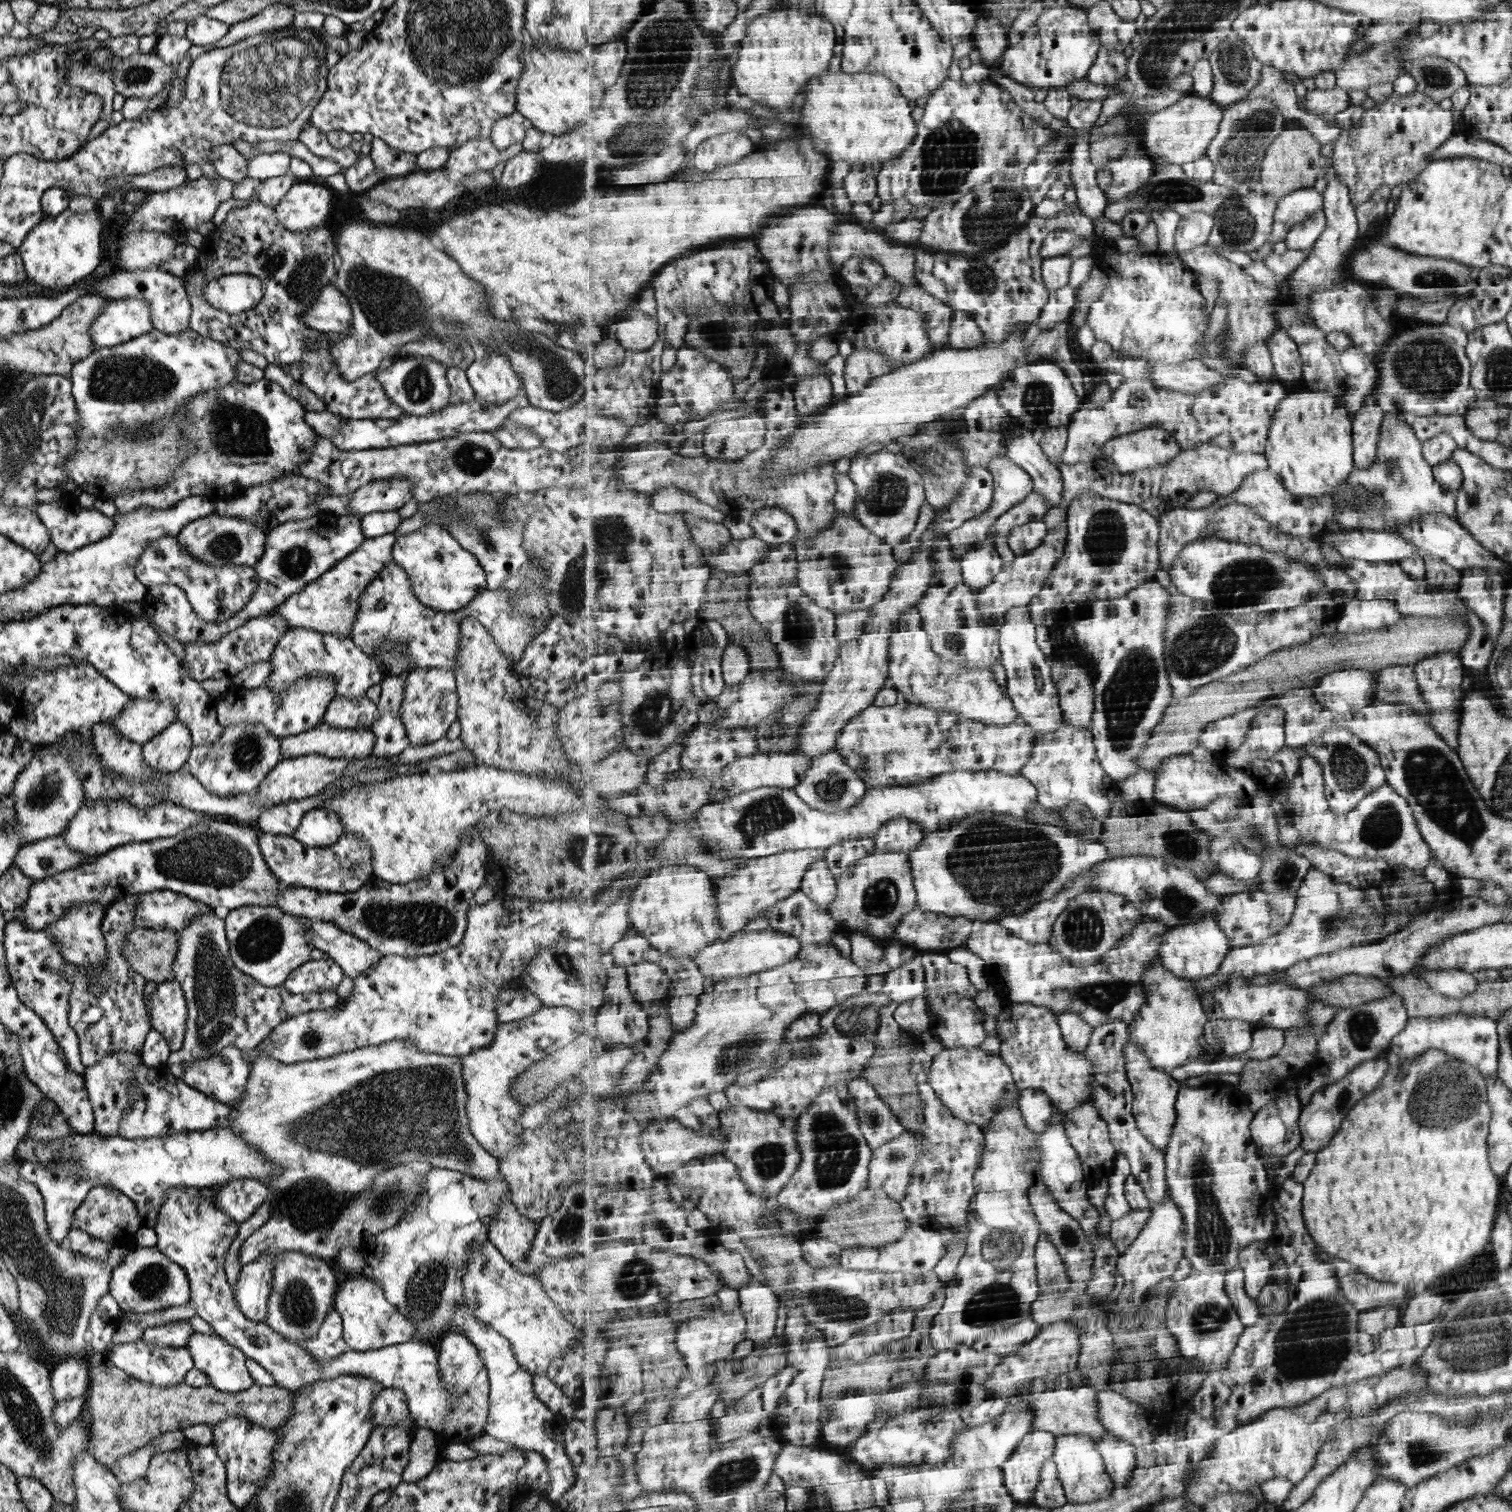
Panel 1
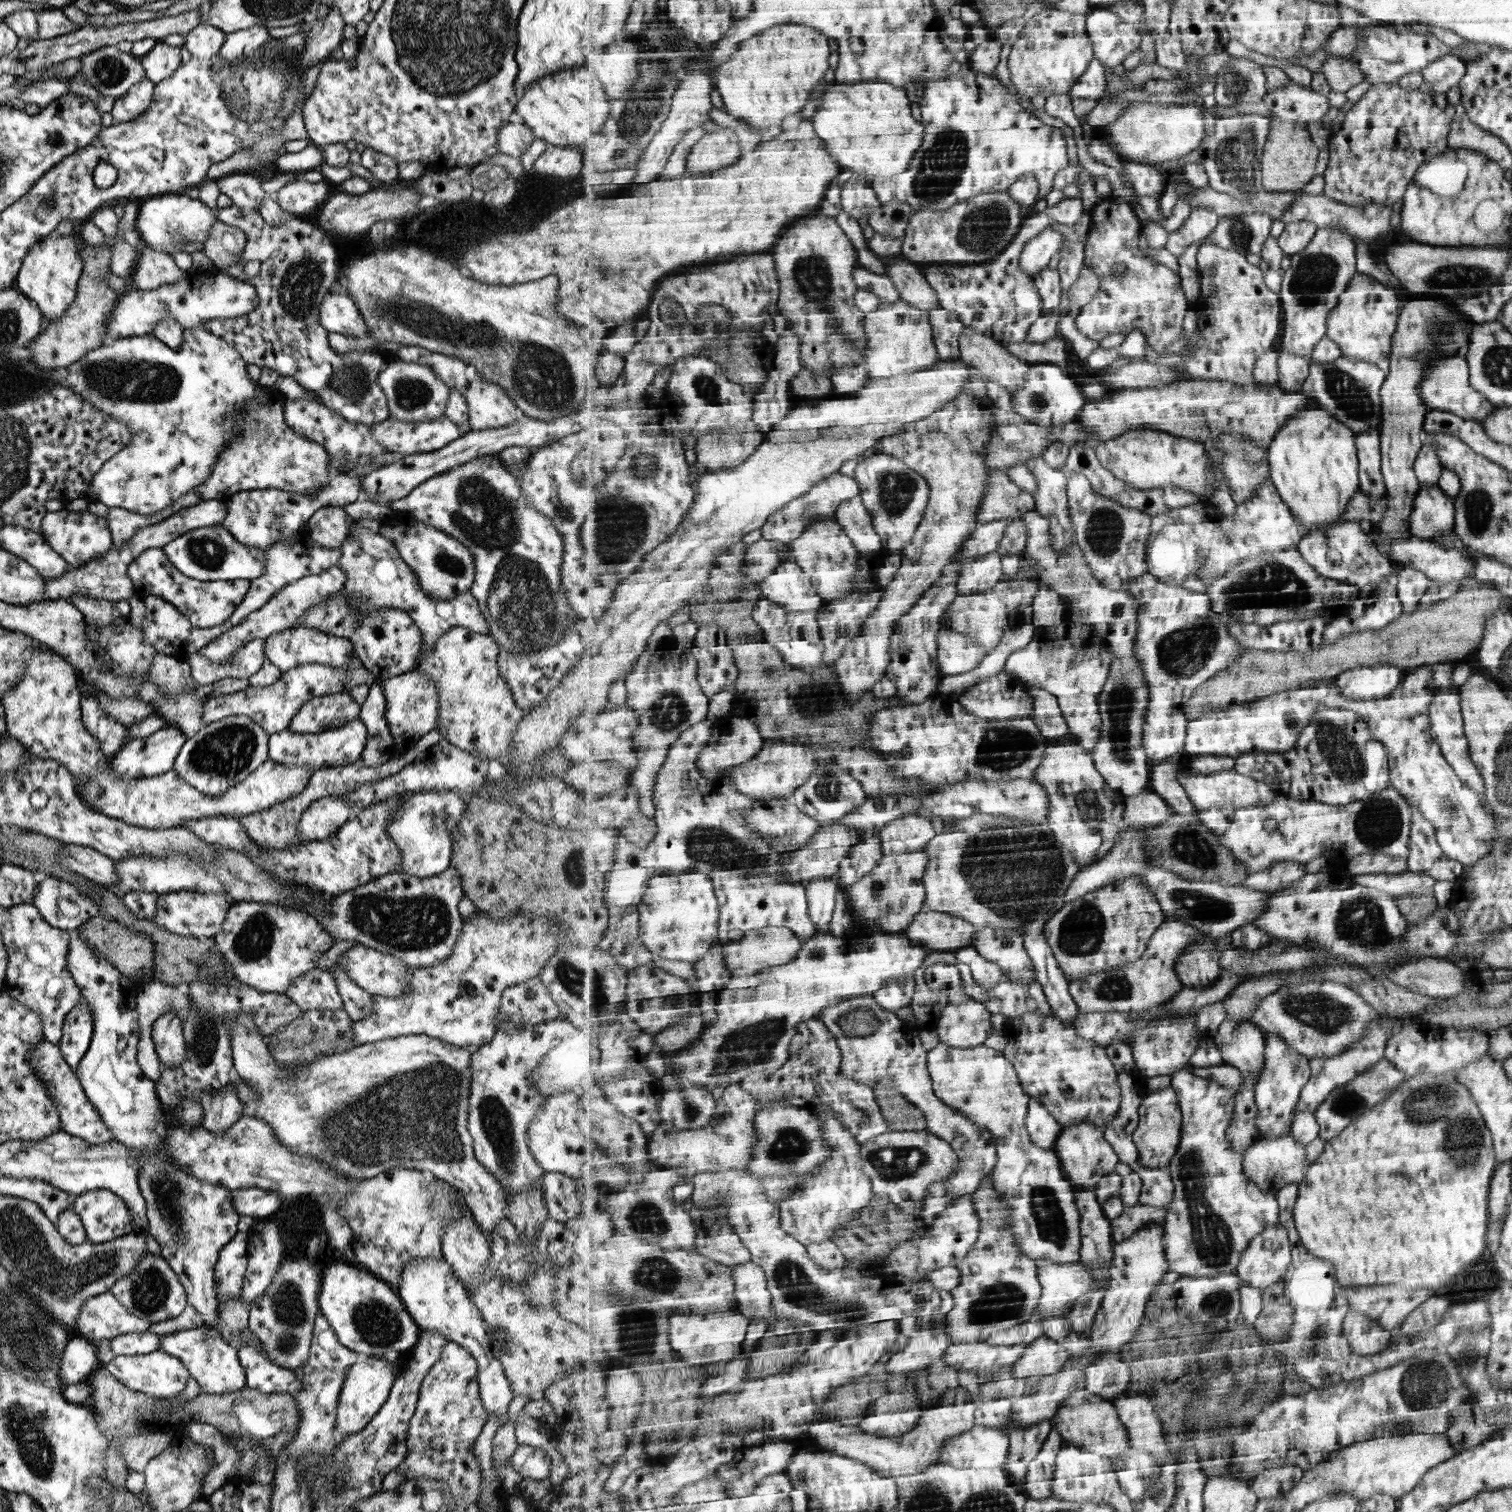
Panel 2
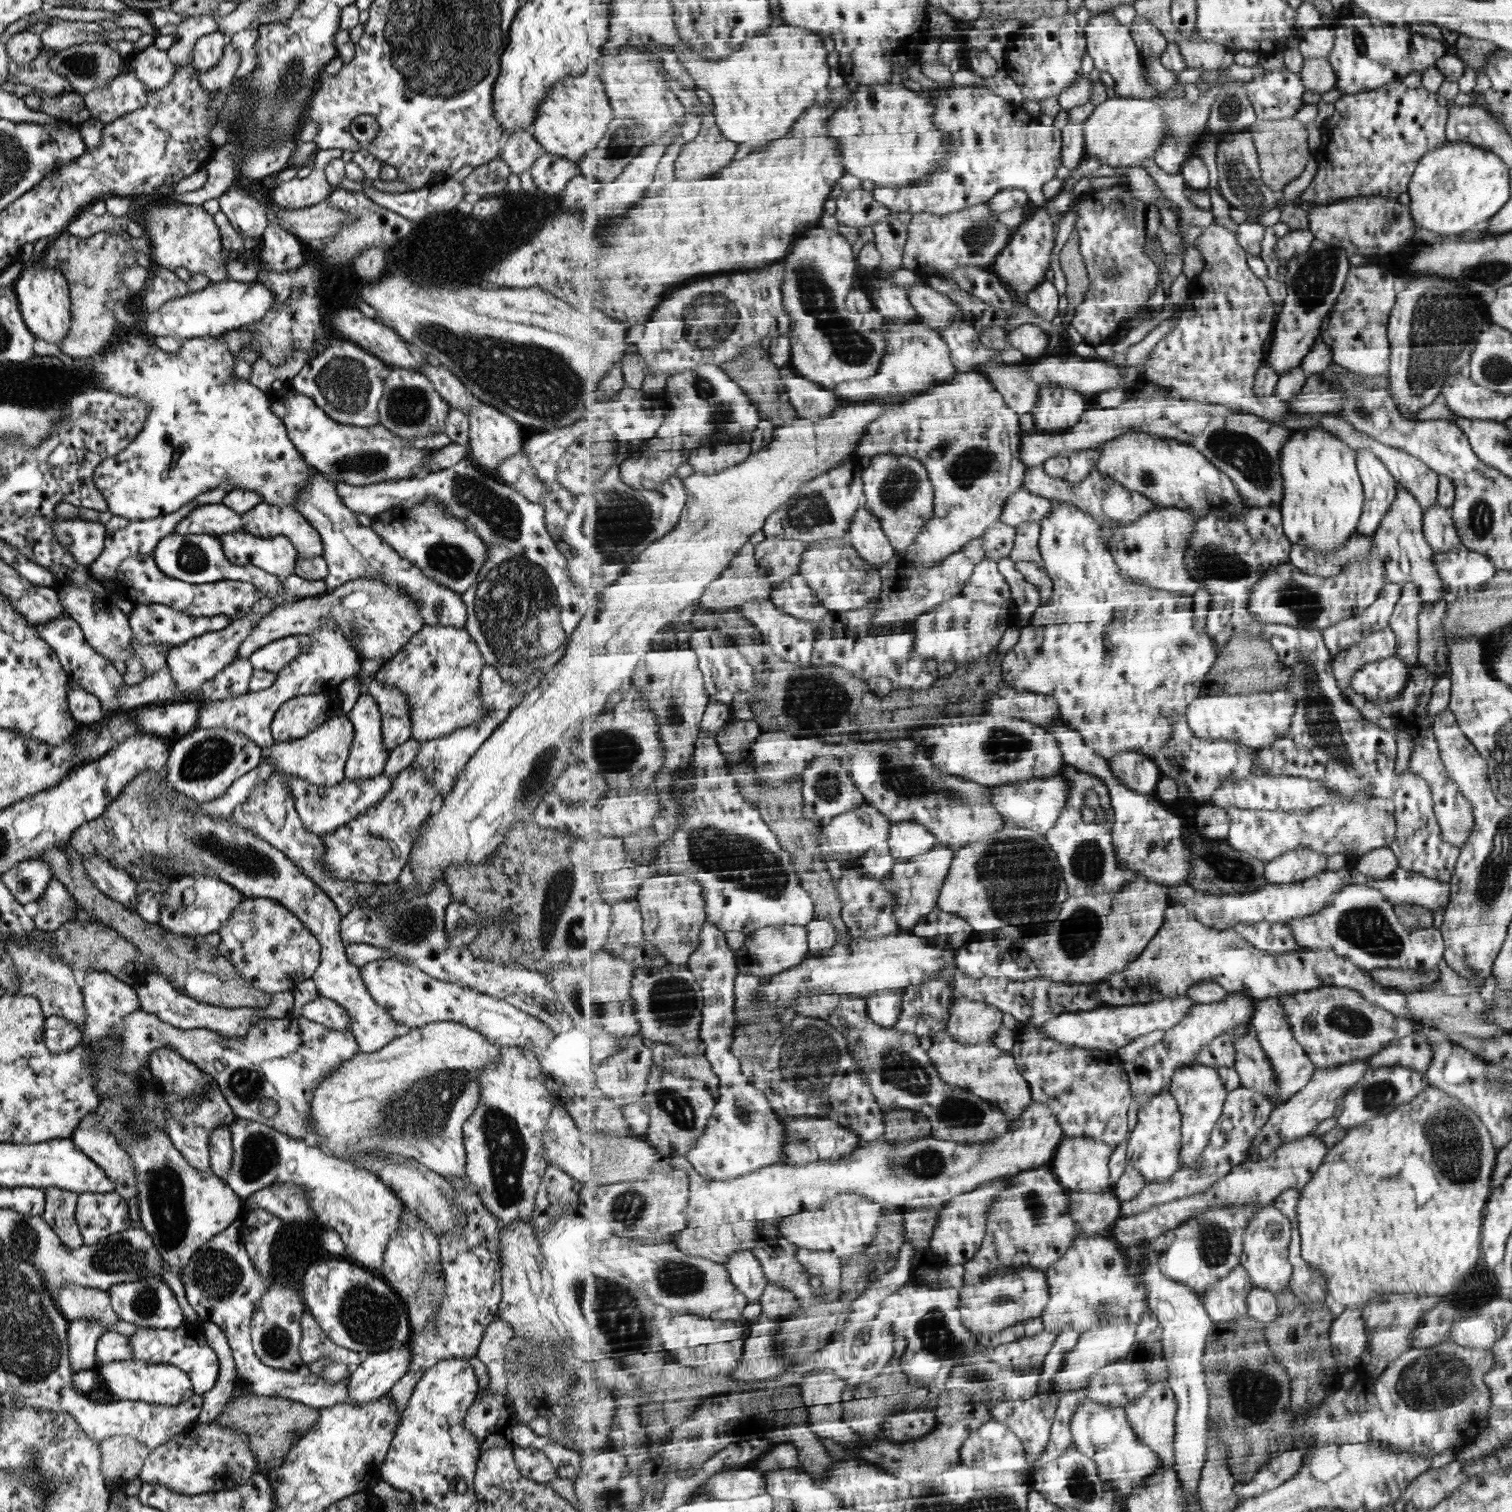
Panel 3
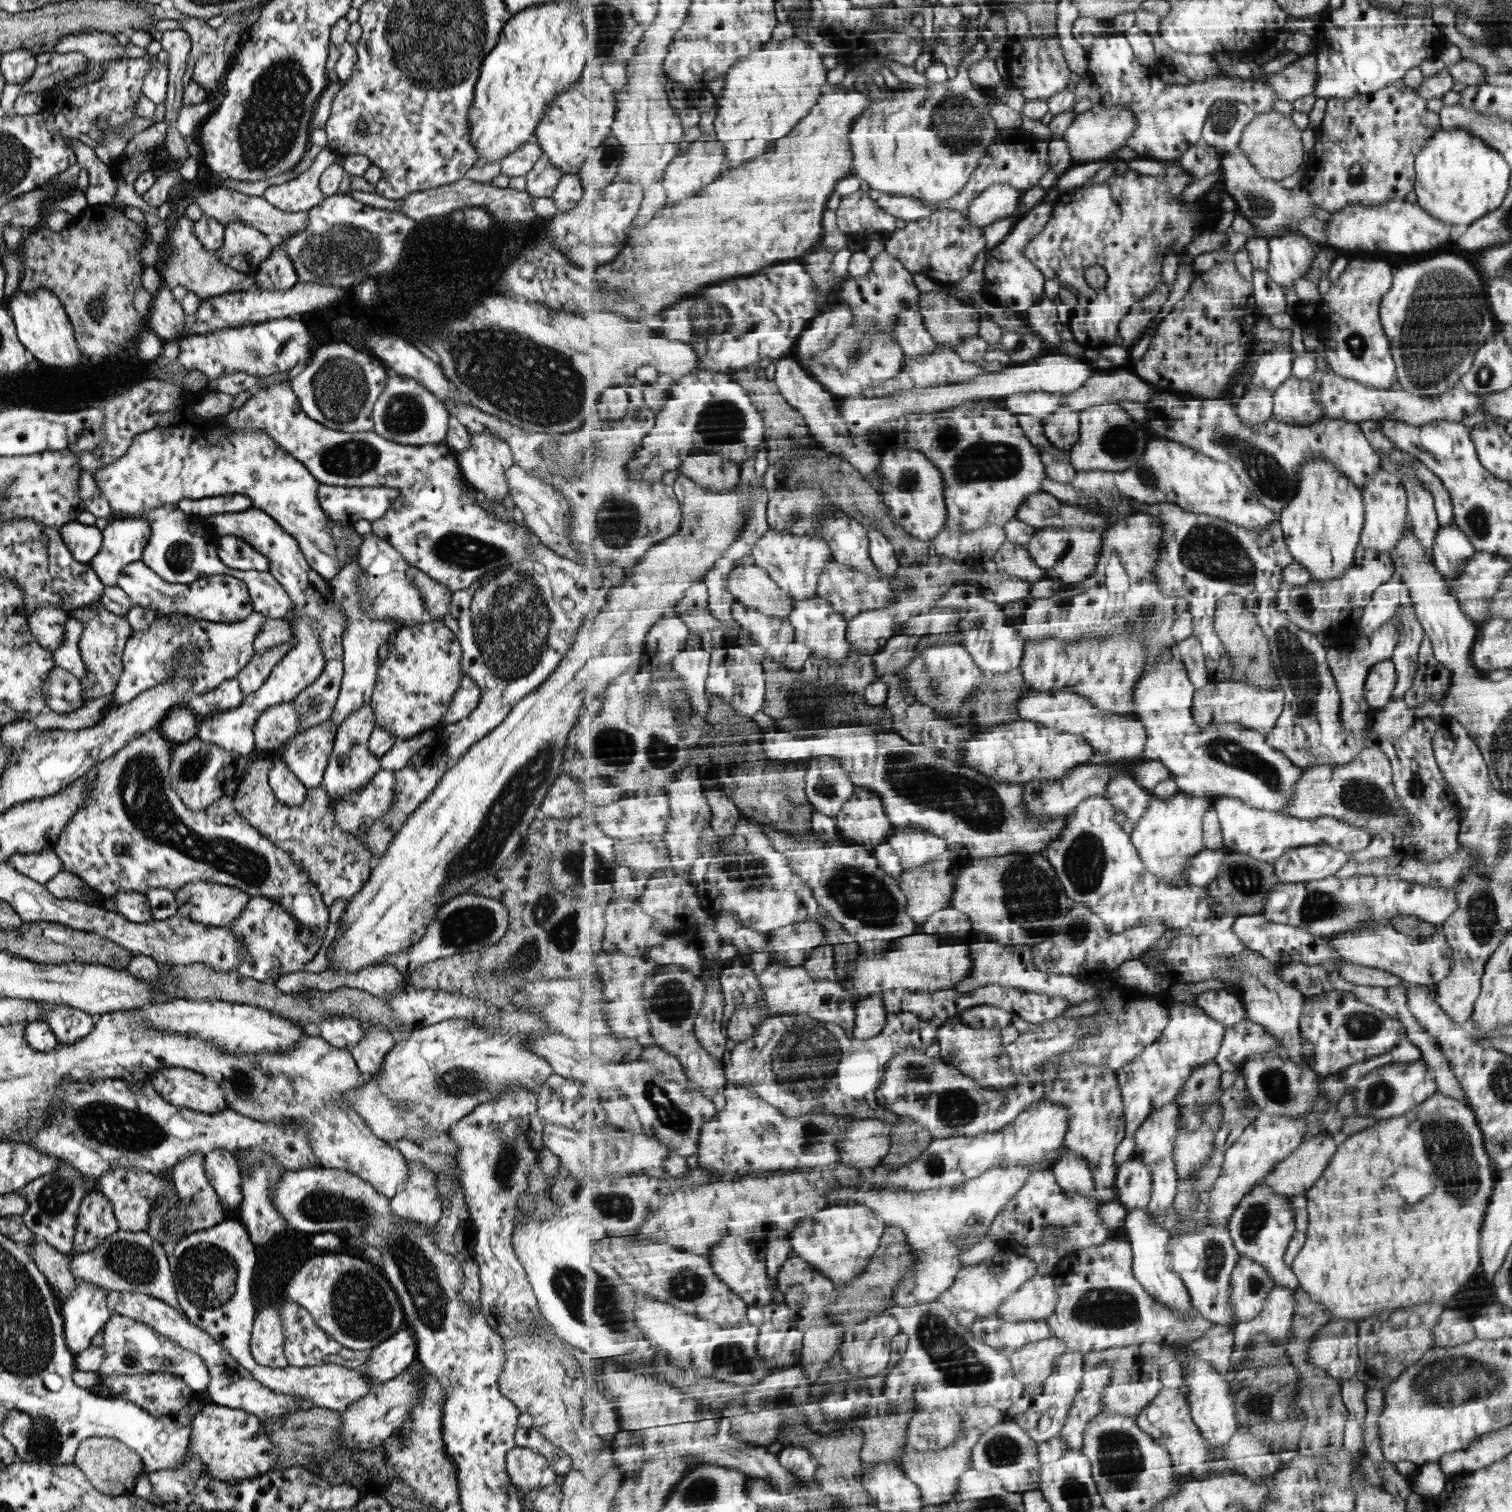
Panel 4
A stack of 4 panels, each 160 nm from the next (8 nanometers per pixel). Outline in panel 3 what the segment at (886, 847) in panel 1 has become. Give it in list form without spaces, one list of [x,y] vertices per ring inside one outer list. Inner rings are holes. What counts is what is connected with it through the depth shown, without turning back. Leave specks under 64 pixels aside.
[[[909,820],[892,823],[888,845],[895,859],[906,862],[932,852],[940,843],[924,824]]]

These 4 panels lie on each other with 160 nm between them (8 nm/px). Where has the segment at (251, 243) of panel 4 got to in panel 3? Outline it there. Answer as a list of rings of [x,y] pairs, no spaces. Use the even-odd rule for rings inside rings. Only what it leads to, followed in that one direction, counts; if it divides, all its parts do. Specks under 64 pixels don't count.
[[[237,186],[229,187],[216,199],[219,211],[227,217],[230,225],[242,238],[261,238],[268,223],[265,218],[265,206],[255,201],[249,192]]]

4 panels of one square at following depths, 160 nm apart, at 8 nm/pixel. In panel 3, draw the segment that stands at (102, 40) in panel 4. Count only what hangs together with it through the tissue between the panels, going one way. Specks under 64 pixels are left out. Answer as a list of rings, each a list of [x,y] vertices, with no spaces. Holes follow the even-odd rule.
[[[51,20],[47,28],[39,34],[42,48],[63,50],[73,45],[99,43],[101,26],[96,22],[69,22],[67,20]]]

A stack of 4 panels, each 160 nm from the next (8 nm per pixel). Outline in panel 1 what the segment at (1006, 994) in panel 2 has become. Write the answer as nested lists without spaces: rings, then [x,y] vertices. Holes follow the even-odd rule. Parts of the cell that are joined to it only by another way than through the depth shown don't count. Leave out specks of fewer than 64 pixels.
[[[947,951],[924,952],[921,955],[926,970],[926,989],[931,993],[957,993],[977,999],[978,989],[969,980],[968,968],[953,962]]]

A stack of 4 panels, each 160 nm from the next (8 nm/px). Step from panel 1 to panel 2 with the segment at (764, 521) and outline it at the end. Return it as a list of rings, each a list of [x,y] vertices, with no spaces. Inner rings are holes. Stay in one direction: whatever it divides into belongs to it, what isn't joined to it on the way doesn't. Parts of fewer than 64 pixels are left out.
[[[836,472],[829,478],[819,480],[809,492],[801,495],[800,498],[796,498],[792,503],[788,503],[785,509],[779,510],[769,517],[762,528],[762,535],[765,540],[778,540],[791,544],[806,532],[809,525],[827,519],[836,519],[839,507],[845,501],[860,495],[861,492],[859,481],[855,477]]]

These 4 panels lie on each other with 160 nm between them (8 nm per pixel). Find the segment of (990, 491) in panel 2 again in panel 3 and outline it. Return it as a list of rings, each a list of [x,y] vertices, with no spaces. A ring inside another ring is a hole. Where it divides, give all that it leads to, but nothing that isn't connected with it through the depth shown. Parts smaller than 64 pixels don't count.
[[[1021,487],[1009,497],[1000,521],[1012,527],[1031,521],[1042,523],[1052,511],[1053,501]]]

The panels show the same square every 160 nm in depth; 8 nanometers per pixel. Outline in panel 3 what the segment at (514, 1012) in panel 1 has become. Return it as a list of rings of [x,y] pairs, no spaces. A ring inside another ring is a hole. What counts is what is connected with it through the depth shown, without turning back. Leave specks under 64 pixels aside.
[[[437,880],[429,891],[421,891],[421,887],[413,881],[408,886],[402,887],[398,882],[391,884],[377,883],[373,889],[373,895],[360,898],[349,913],[340,919],[339,936],[341,942],[351,944],[370,944],[377,948],[392,952],[397,960],[403,960],[412,967],[424,972],[427,976],[435,978],[440,982],[457,983],[459,986],[469,988],[477,993],[485,994],[491,998],[501,999],[521,1010],[538,1018],[551,1028],[552,1032],[558,1032],[561,1028],[573,1029],[574,1019],[563,1010],[559,1002],[554,1001],[552,990],[545,983],[543,975],[536,970],[518,968],[510,966],[501,966],[492,961],[475,959],[470,955],[467,945],[451,948],[446,944],[446,934],[443,932],[443,914],[445,908],[452,900],[449,888],[445,880]]]

